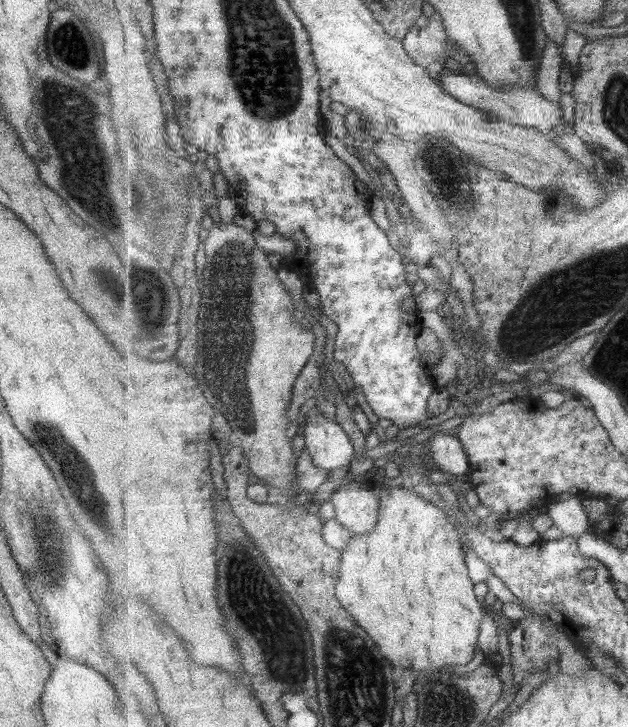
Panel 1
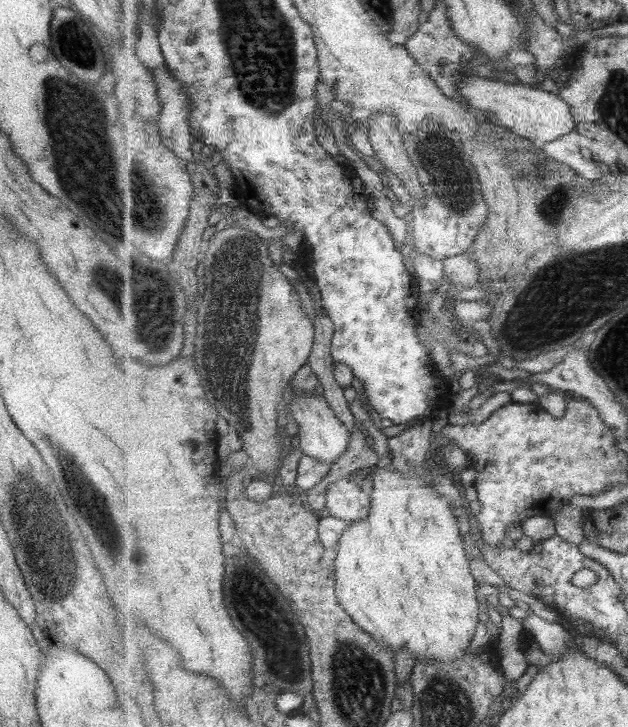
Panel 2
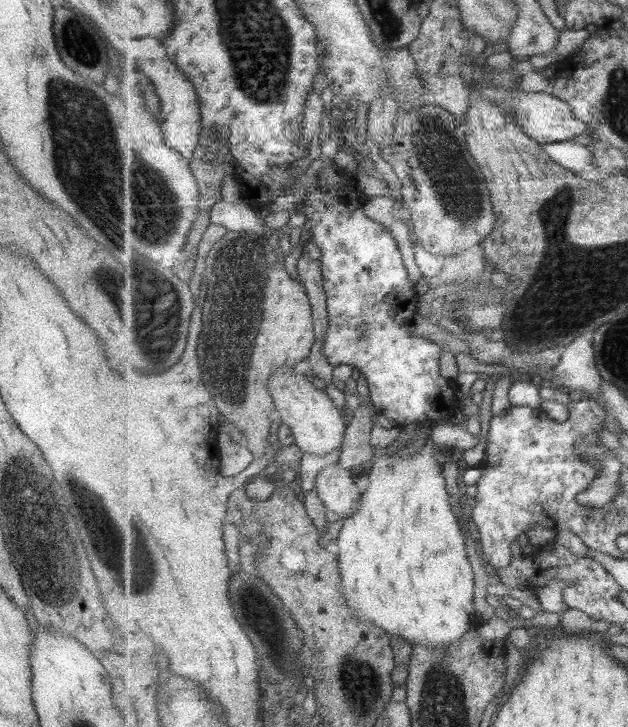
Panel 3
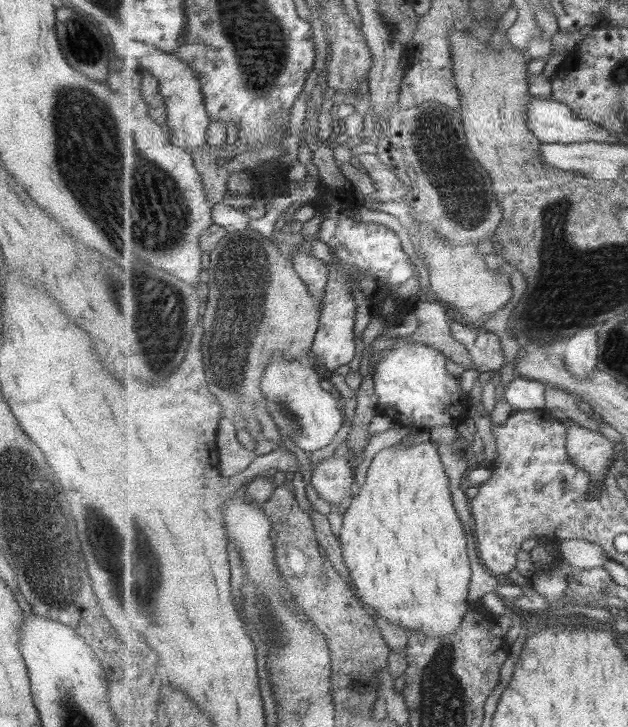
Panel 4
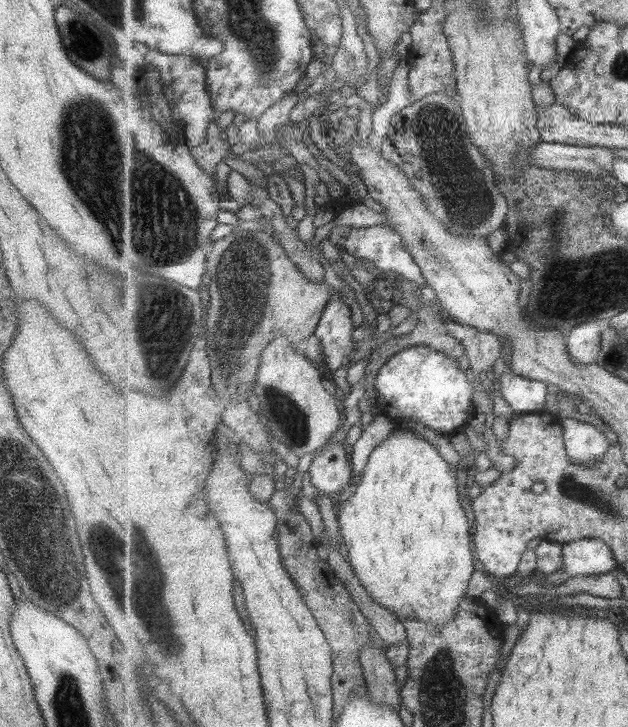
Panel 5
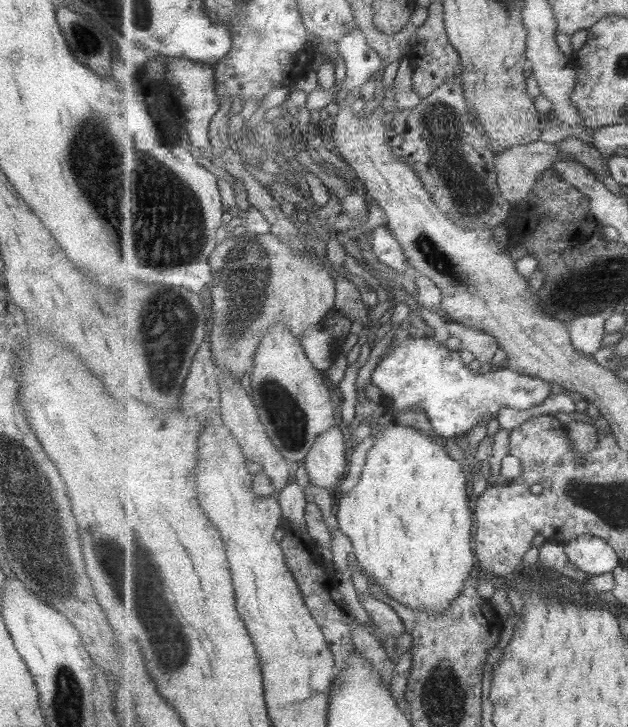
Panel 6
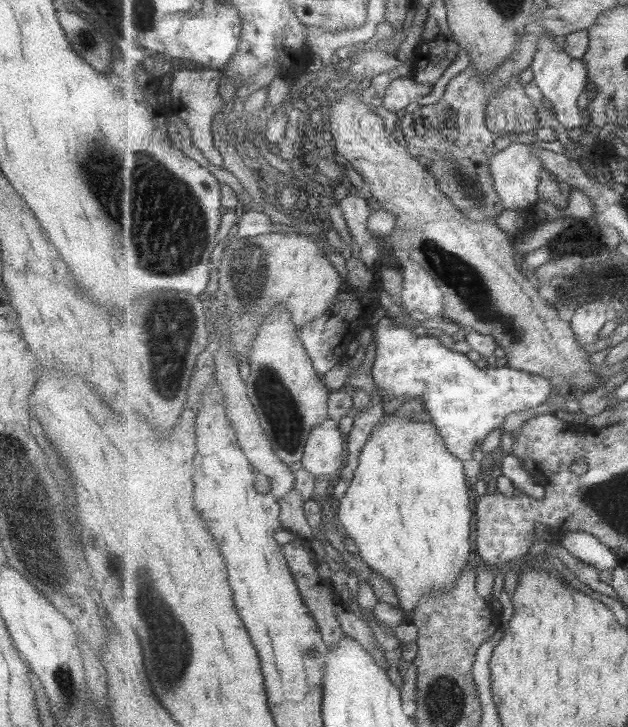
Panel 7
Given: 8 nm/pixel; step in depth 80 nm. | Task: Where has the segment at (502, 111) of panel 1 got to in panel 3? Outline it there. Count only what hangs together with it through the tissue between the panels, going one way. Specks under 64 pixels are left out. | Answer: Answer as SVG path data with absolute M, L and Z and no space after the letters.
M489 86L489 88L481 90L481 95L485 96L485 99L489 99L489 101L497 103L501 109L505 109L512 116L512 122L518 124L527 137L531 137L531 139L541 145L571 140L571 138L577 138L581 134L583 136L591 134L591 131L588 130L588 124L578 120L573 115L571 104L556 98L553 94L523 92L520 89L507 92L505 88L493 88L493 86Z

